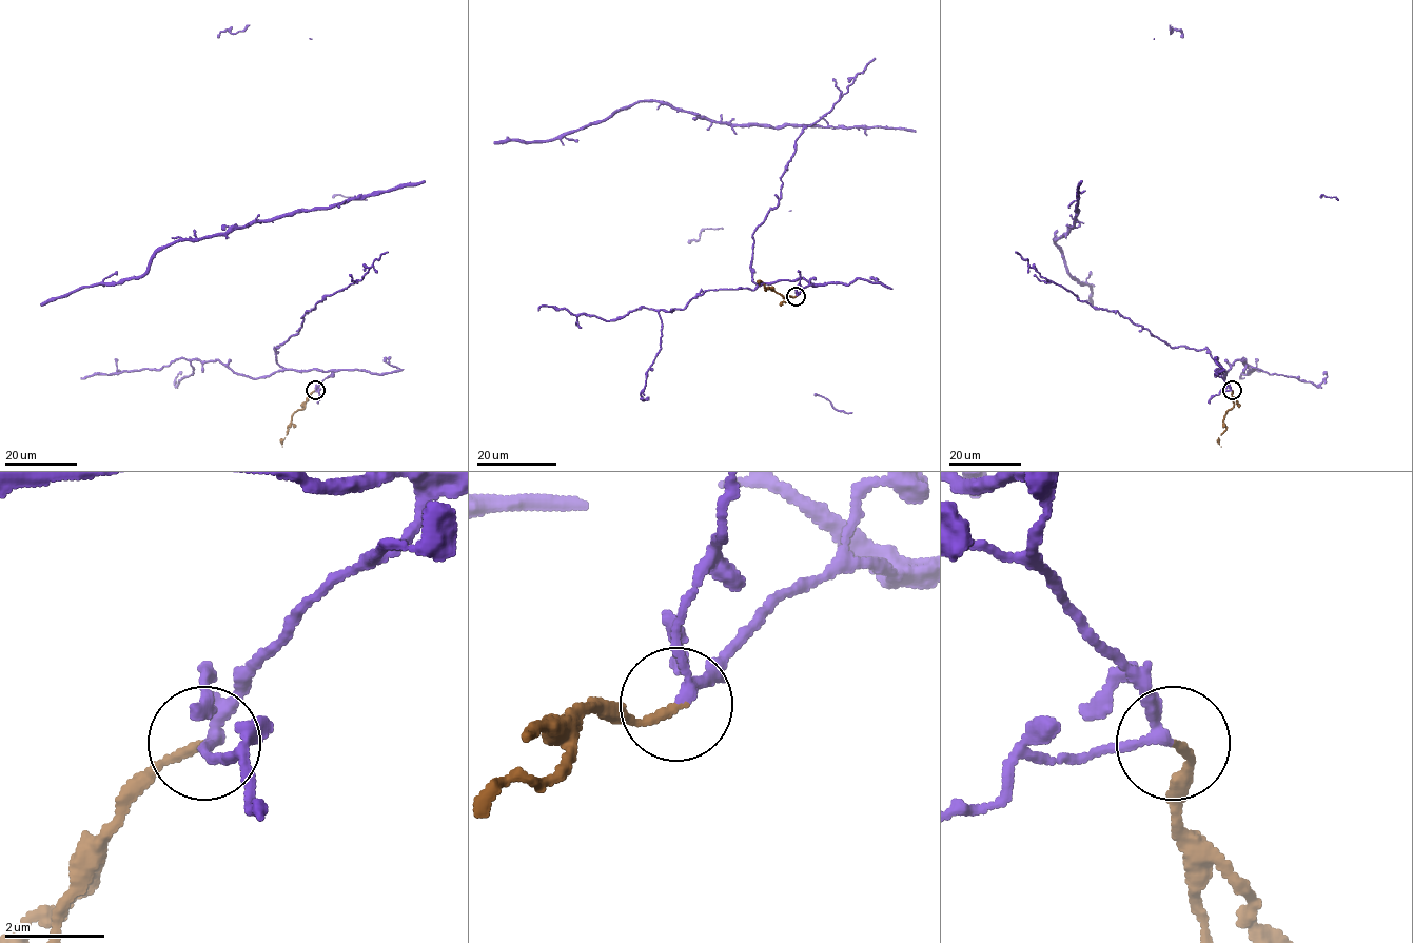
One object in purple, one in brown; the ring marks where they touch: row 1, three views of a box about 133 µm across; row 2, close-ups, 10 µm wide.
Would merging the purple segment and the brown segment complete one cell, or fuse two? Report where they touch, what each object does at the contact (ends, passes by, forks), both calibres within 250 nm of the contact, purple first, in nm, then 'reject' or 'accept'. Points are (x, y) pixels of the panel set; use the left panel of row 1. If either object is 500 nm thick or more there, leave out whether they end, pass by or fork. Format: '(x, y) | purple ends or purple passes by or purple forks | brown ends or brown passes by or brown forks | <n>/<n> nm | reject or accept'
(315, 390) | purple forks | brown ends | 170/170 nm | accept

